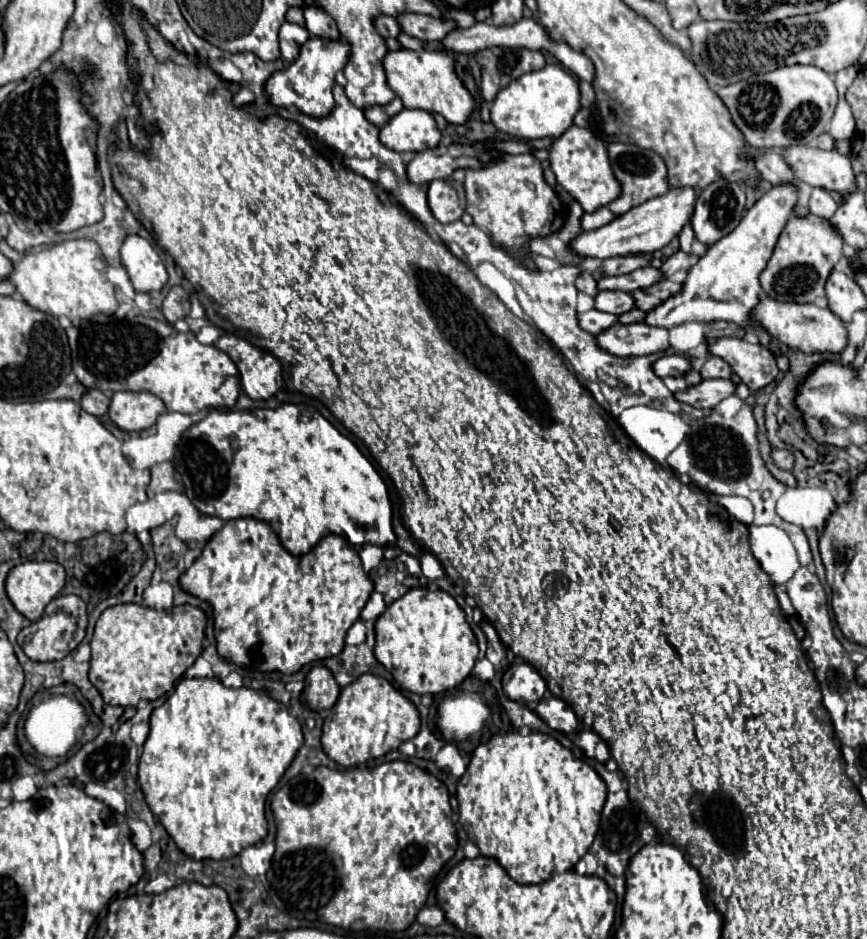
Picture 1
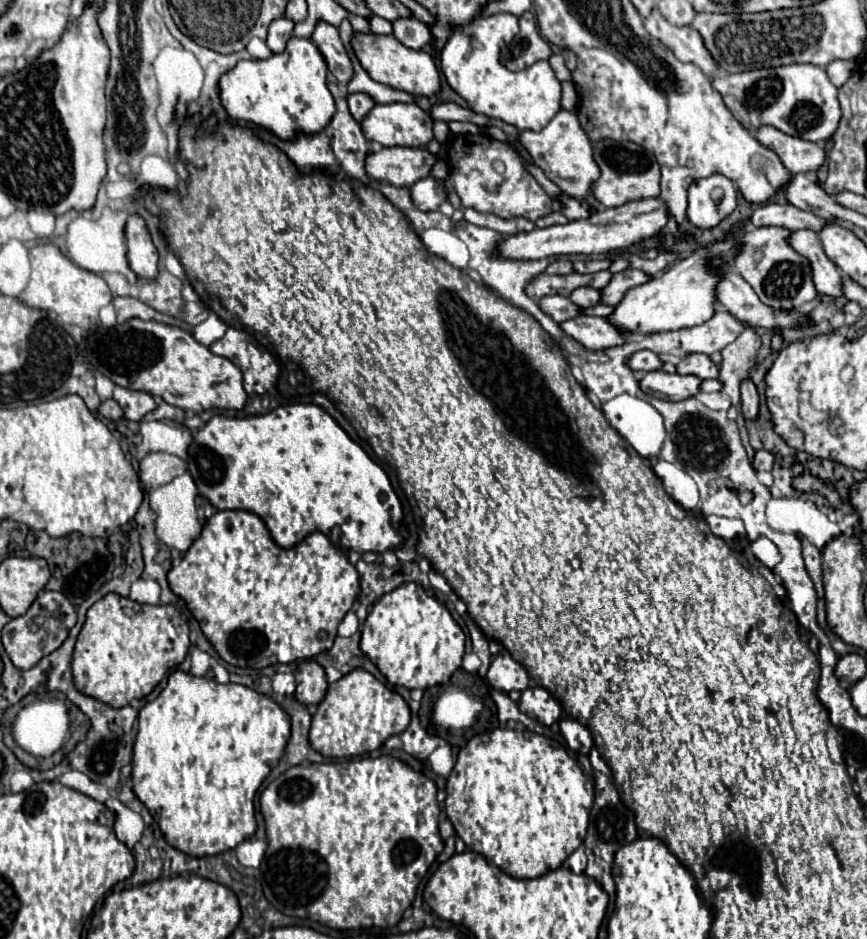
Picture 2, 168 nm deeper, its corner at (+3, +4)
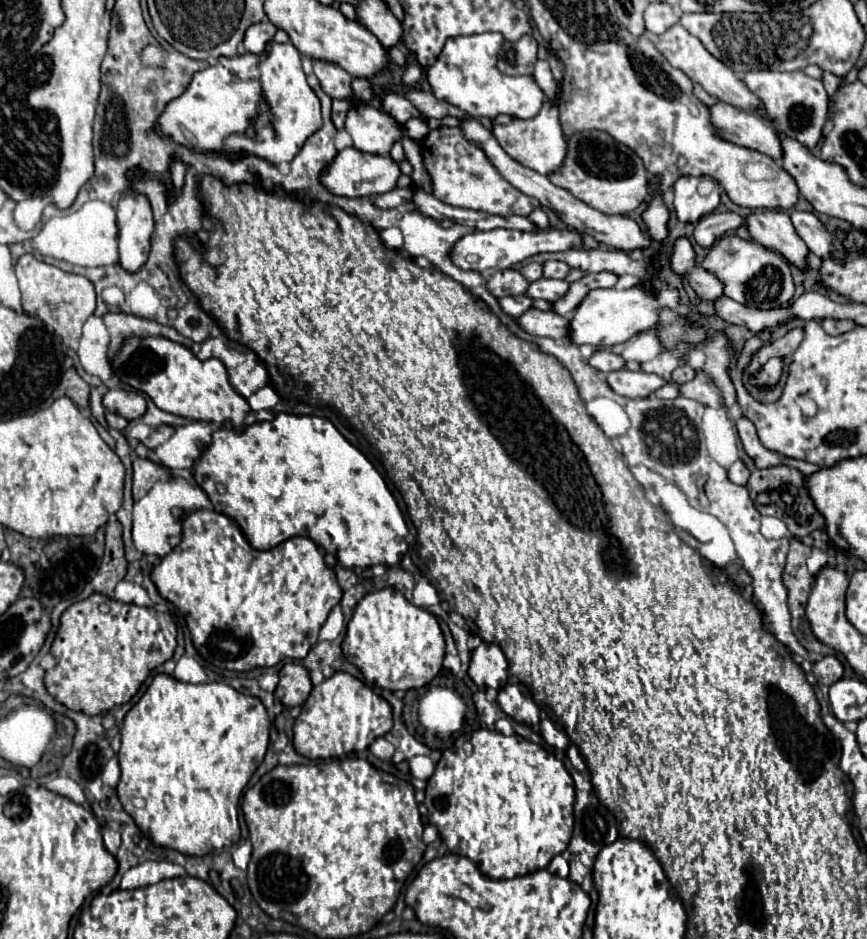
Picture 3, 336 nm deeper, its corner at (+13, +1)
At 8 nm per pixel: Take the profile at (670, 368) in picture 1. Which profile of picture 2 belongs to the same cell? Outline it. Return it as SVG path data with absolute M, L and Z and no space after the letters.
M641 350L641 352L635 352L629 360L627 360L627 366L631 370L639 370L639 372L651 372L651 370L659 370L661 368L661 360L655 352L651 350Z

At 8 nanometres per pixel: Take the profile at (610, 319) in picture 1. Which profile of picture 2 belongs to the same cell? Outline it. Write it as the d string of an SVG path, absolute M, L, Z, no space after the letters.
M555 294L555 296L543 296L543 298L539 300L539 308L541 308L547 316L551 316L555 322L563 322L563 320L567 320L567 318L579 316L577 306L575 306L567 296L559 296L559 294Z

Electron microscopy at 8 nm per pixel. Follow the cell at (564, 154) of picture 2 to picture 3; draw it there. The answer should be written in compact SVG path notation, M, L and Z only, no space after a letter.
M549 101L543 103L541 113L533 119L527 119L527 121L525 119L513 119L509 125L495 125L493 135L499 141L499 145L505 149L505 153L509 153L509 157L513 157L521 165L525 165L525 167L529 167L541 175L555 173L557 169L561 169L561 161L565 161L567 139L563 135L561 123L559 123L557 105L553 105Z

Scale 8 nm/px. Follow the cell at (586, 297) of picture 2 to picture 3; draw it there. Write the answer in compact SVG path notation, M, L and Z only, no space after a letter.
M539 279L533 281L531 287L527 289L527 295L533 299L547 299L547 301L557 301L557 297L565 297L565 289L569 289L567 281L557 281L557 279Z

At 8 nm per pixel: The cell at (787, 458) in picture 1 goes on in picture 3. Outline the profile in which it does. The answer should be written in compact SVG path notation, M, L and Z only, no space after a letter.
M739 459L739 461L735 461L731 467L729 467L729 479L733 481L733 483L737 483L737 485L747 485L747 481L749 481L749 469L745 467L745 463Z

